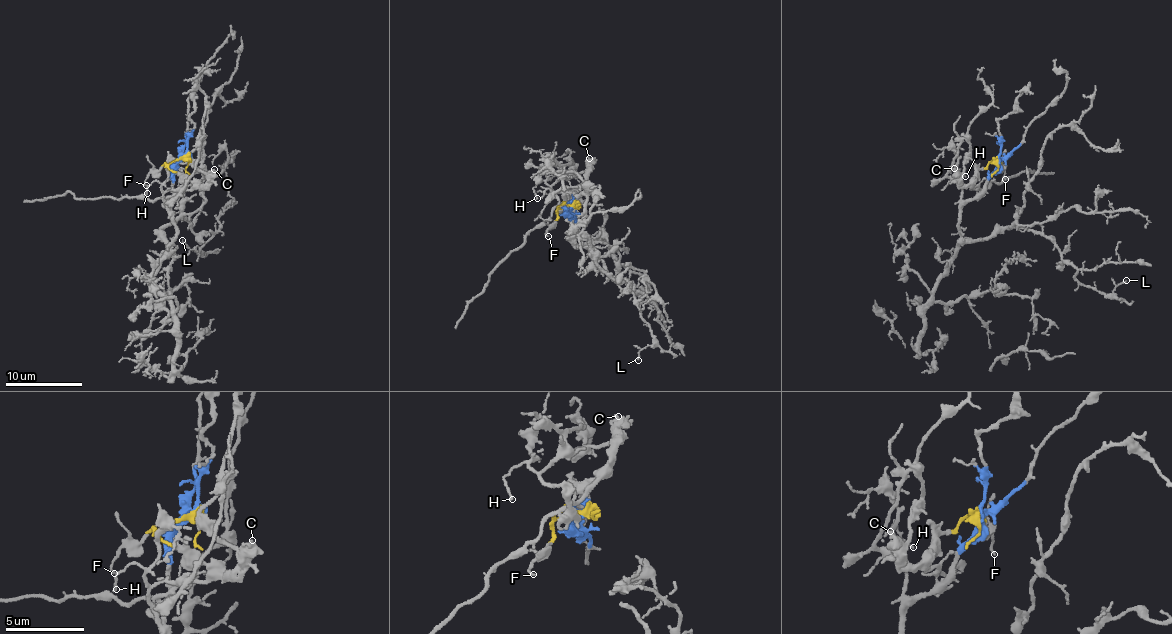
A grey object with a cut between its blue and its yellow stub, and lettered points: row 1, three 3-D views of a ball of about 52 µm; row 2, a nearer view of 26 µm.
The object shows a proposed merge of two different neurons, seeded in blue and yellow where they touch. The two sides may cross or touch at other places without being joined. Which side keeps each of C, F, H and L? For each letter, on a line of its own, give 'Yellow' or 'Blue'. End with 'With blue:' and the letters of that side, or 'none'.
C: Yellow
F: Yellow
H: Blue
L: Blue
With blue: H, L

